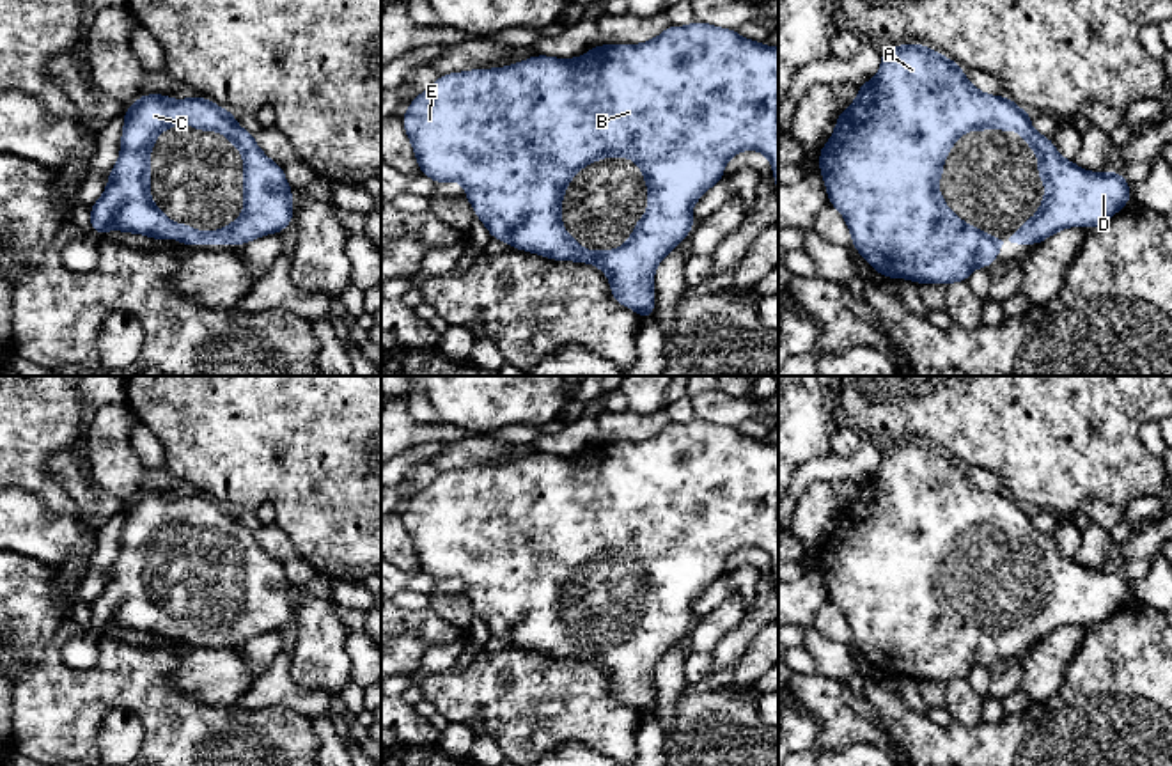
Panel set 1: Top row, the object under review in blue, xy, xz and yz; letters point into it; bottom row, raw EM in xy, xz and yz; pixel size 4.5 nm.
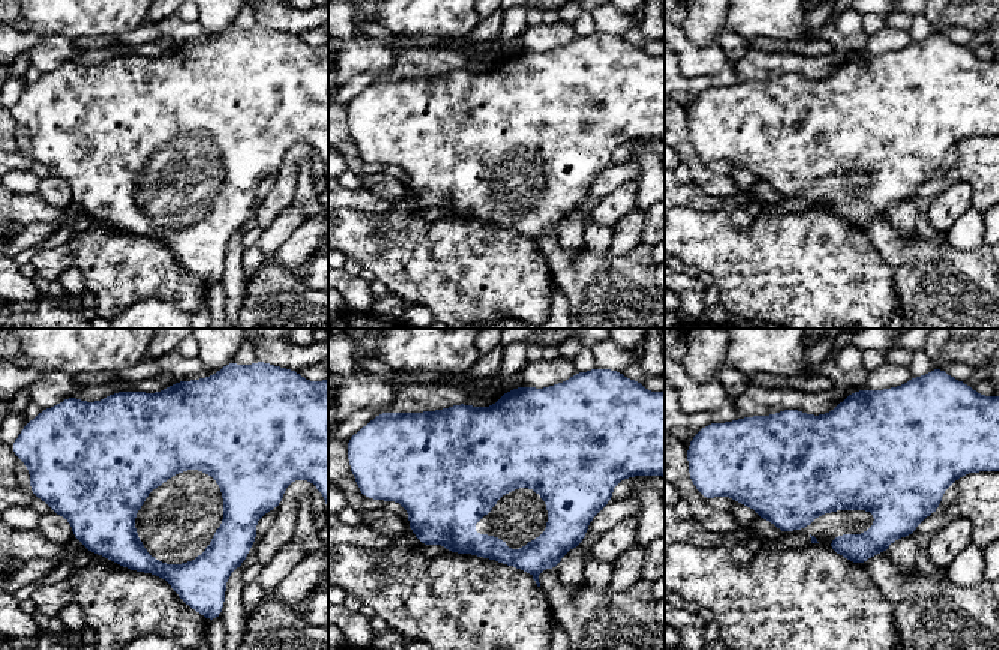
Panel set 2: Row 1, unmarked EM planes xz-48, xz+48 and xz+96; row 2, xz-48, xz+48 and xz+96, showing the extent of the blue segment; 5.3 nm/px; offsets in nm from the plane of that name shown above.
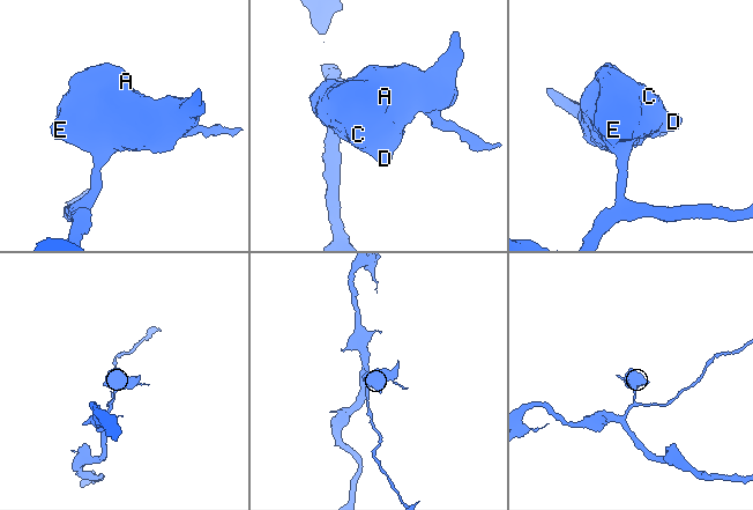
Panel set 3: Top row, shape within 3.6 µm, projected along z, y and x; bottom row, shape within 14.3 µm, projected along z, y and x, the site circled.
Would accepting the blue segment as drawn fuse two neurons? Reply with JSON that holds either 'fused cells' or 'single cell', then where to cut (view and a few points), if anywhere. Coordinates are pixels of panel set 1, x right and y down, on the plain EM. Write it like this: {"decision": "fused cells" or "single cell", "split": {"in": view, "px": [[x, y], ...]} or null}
{"decision": "single cell", "split": null}

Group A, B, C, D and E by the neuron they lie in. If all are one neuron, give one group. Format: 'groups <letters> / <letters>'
groups A B C D E

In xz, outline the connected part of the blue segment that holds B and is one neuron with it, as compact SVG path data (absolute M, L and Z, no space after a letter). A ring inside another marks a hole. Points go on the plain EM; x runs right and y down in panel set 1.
M693 418L686 424L668 422L658 434L642 442L599 442L576 456L555 456L550 452L534 452L505 465L468 466L463 470L440 472L438 477L422 491L410 498L401 520L417 553L418 569L431 574L436 582L449 578L465 583L465 594L493 637L505 638L511 645L537 651L551 658L571 658L598 663L610 679L613 697L635 707L642 716L651 716L656 702L654 668L658 661L690 633L695 617L691 606L697 598L716 580L725 576L727 559L741 548L759 548L771 559L775 585L778 592L778 443L770 445L764 440L750 438L738 427L715 424L704 418ZM599 555L631 555L640 564L640 573L647 578L647 610L633 622L633 631L617 647L585 647L562 624L562 592L569 587L569 578L585 564Z

